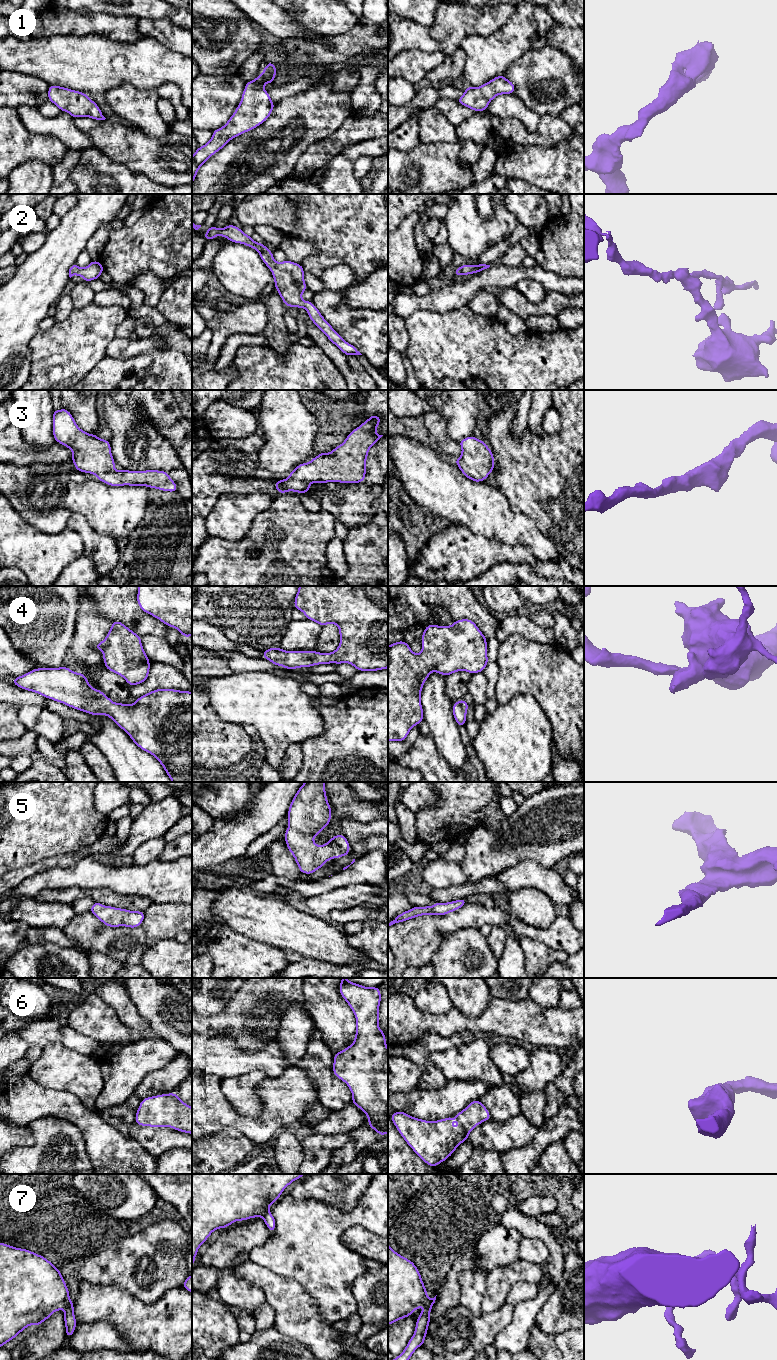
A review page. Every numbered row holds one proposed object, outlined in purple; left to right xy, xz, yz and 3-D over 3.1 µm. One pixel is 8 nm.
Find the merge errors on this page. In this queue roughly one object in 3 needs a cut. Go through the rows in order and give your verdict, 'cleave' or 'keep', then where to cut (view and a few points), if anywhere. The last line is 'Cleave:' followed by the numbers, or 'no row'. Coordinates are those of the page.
1: keep; cut none
2: keep; cut none
3: keep; cut none
4: keep; cut none
5: keep; cut none
6: keep; cut none
7: cleave; cut xz (267, 1208), (259, 1215)
Cleave: 7

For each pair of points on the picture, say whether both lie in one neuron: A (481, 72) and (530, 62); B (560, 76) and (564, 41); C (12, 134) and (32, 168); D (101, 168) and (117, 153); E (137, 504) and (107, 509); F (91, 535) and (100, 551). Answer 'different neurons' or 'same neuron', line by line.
A: different neurons
B: different neurons
C: different neurons
D: different neurons
E: same neuron
F: same neuron

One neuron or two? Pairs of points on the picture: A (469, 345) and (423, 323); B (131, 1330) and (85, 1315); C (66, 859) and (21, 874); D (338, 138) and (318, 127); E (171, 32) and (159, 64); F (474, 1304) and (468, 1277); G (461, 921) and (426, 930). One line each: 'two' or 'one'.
A: one
B: one
C: one
D: two
E: two
F: one
G: one

